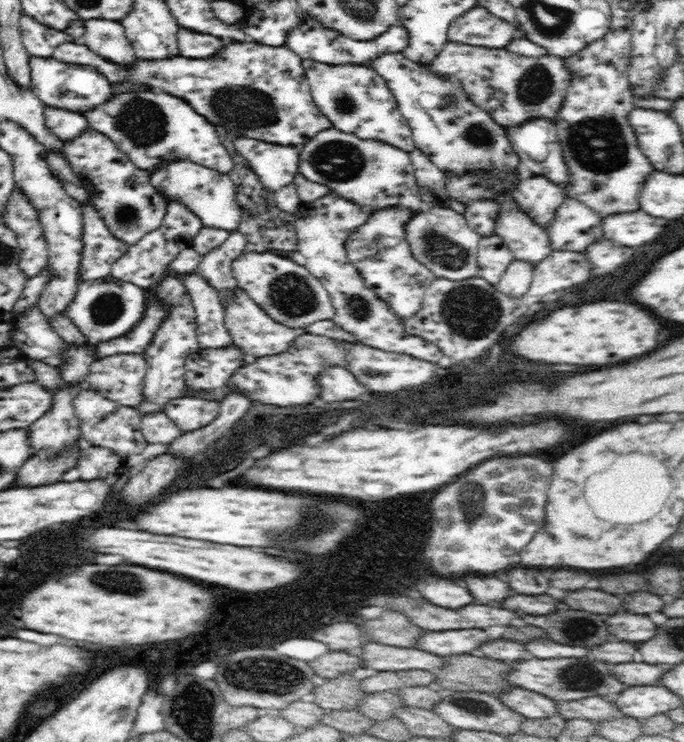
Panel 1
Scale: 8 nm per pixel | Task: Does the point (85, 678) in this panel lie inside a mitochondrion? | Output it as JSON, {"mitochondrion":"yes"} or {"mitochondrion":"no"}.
{"mitochondrion":"no"}

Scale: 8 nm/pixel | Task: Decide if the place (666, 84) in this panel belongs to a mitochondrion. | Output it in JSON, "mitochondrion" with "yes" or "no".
{"mitochondrion":"no"}

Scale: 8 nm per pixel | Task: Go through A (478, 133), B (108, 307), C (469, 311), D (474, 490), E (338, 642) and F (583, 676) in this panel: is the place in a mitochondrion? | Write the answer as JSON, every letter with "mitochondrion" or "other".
{"A":"mitochondrion","B":"mitochondrion","C":"mitochondrion","D":"mitochondrion","E":"other","F":"mitochondrion"}

